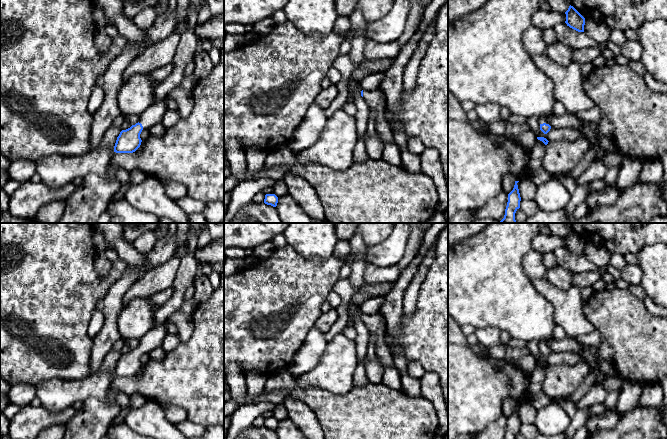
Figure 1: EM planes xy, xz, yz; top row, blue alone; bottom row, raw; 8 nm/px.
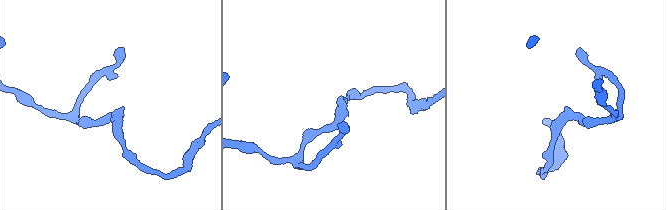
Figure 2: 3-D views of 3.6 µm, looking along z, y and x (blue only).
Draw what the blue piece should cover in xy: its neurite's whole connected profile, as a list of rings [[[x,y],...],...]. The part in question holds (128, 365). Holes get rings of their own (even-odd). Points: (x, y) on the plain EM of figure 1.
[[[169,320],[155,326],[148,331],[140,340],[139,346],[132,349],[126,354],[122,354],[117,361],[114,376],[116,377],[133,377],[141,369],[140,358],[143,353],[149,353],[150,351],[161,347],[161,344],[167,333],[167,323]]]

